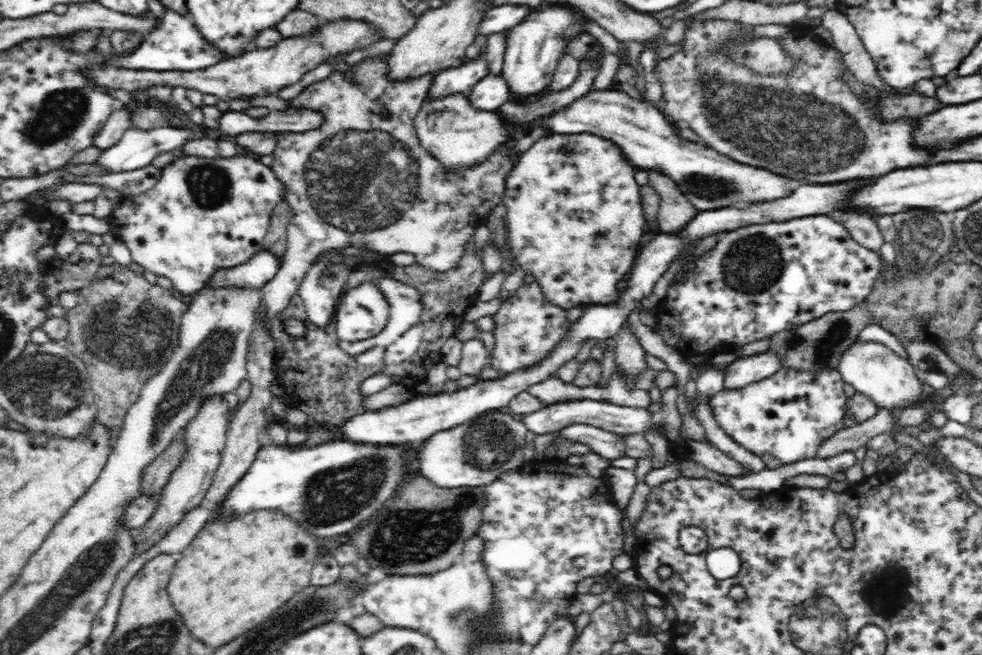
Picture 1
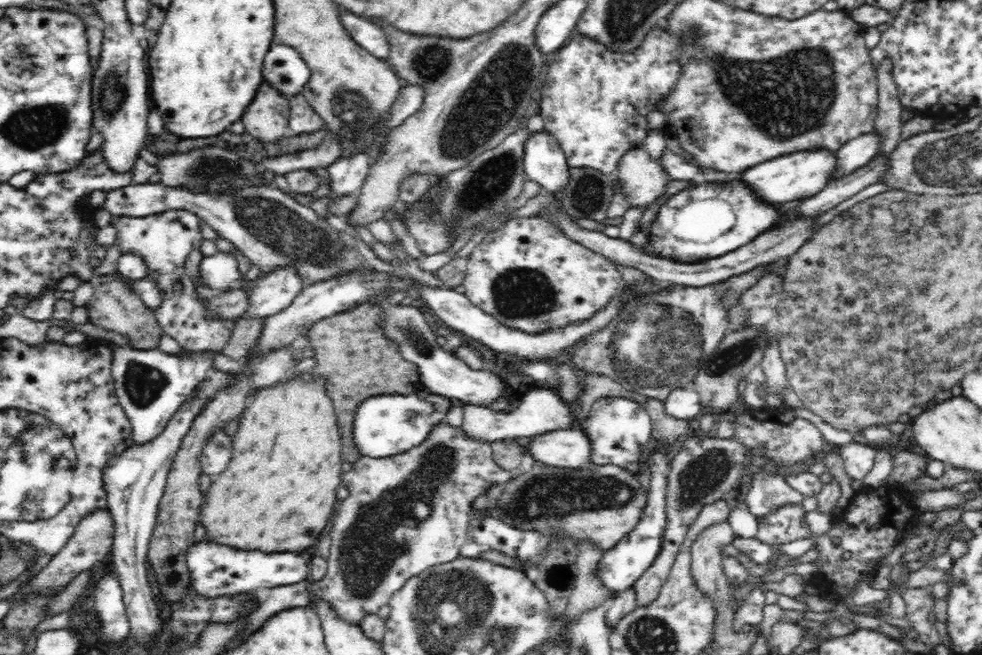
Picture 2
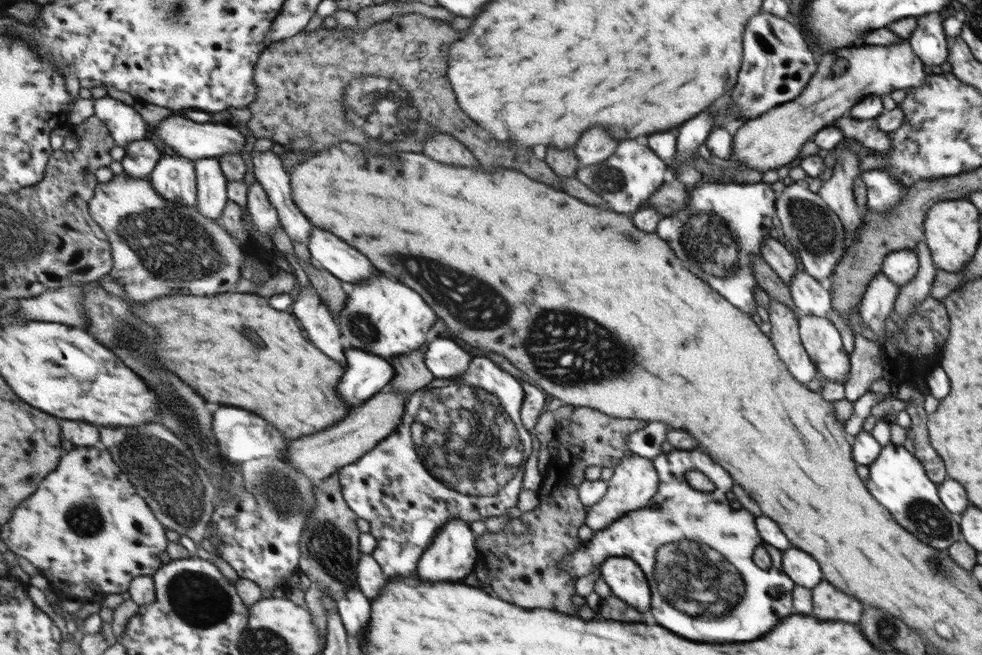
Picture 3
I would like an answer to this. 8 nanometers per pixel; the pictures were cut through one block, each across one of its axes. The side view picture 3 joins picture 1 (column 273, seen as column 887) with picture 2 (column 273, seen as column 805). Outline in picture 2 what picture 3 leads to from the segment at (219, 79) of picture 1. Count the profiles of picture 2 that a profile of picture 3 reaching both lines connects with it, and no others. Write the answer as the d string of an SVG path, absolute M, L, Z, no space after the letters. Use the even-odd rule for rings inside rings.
M264 82L253 102L250 108L246 108L246 116L242 116L250 136L264 142L264 146L276 146L291 135L289 99Z

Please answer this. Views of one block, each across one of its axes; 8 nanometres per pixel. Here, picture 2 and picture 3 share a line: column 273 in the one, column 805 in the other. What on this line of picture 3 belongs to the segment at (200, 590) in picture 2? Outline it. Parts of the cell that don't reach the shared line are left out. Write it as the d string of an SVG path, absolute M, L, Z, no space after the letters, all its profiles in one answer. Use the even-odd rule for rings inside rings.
M796 548L783 551L783 568L796 584L813 589L824 576L818 562L802 550Z

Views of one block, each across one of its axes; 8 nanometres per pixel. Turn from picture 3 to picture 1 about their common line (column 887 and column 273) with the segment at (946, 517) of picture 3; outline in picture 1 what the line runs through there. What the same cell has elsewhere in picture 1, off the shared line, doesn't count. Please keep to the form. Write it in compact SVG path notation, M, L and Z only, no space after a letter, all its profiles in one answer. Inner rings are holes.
M348 439L333 440L326 443L304 446L300 449L291 445L270 445L262 447L248 472L232 486L226 500L222 500L222 513L246 513L254 509L280 509L290 515L312 535L320 540L326 536L336 536L350 532L360 522L369 520L374 512L382 509L382 504L394 496L398 484L406 478L404 462L398 454L408 454L406 446L396 443L376 444L374 442L355 442Z

